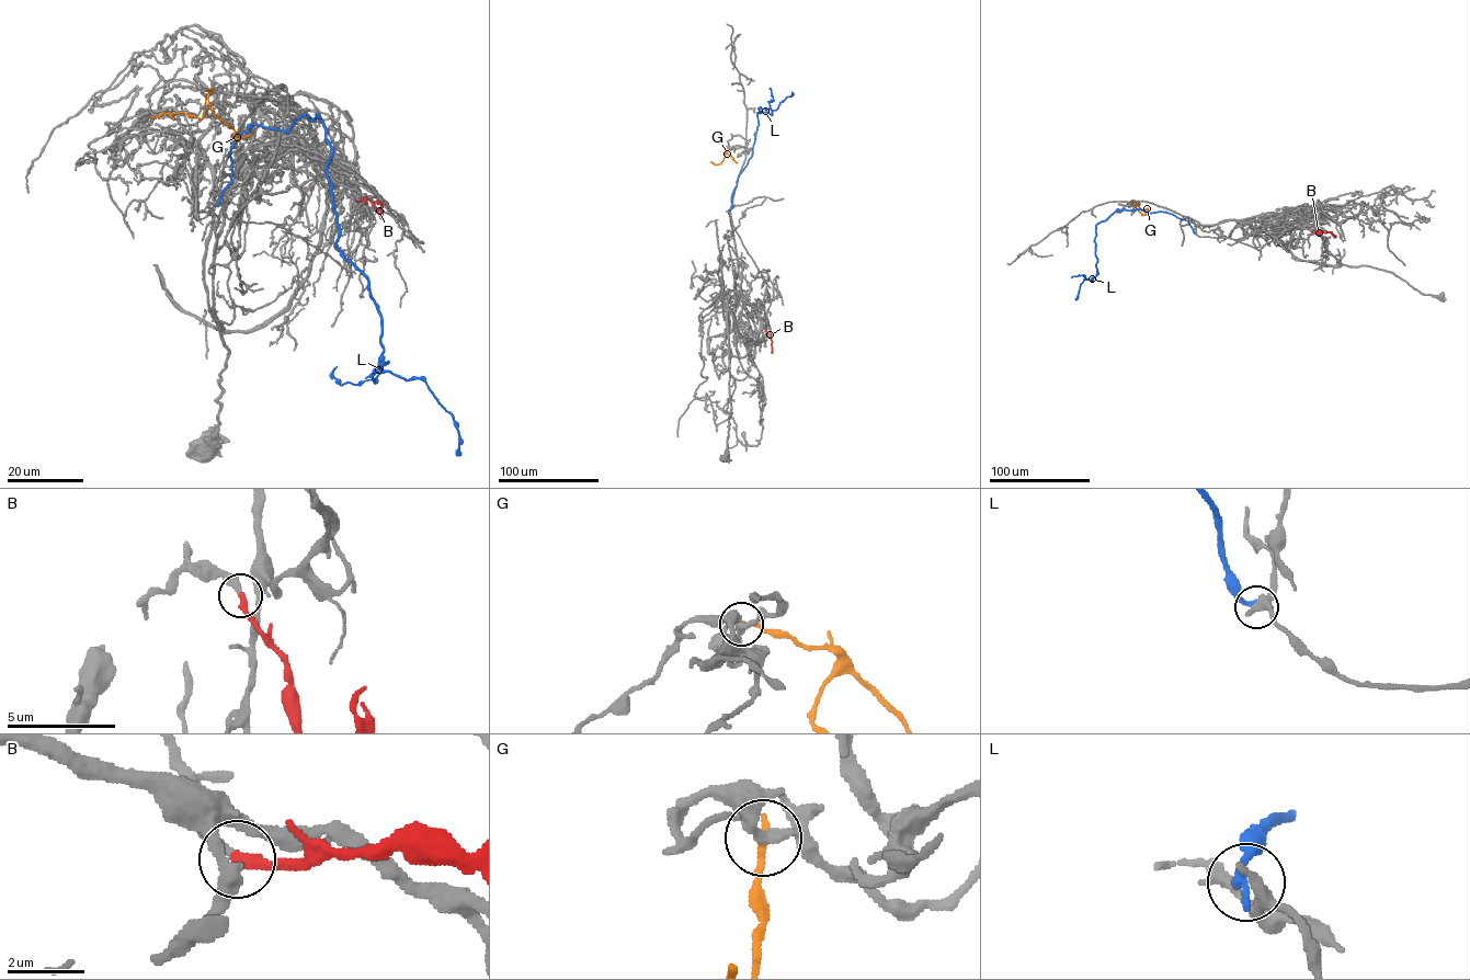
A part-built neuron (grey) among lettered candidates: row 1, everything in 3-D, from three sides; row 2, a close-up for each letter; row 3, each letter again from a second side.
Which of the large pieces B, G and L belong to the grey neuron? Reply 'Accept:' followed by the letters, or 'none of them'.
Accept: B

